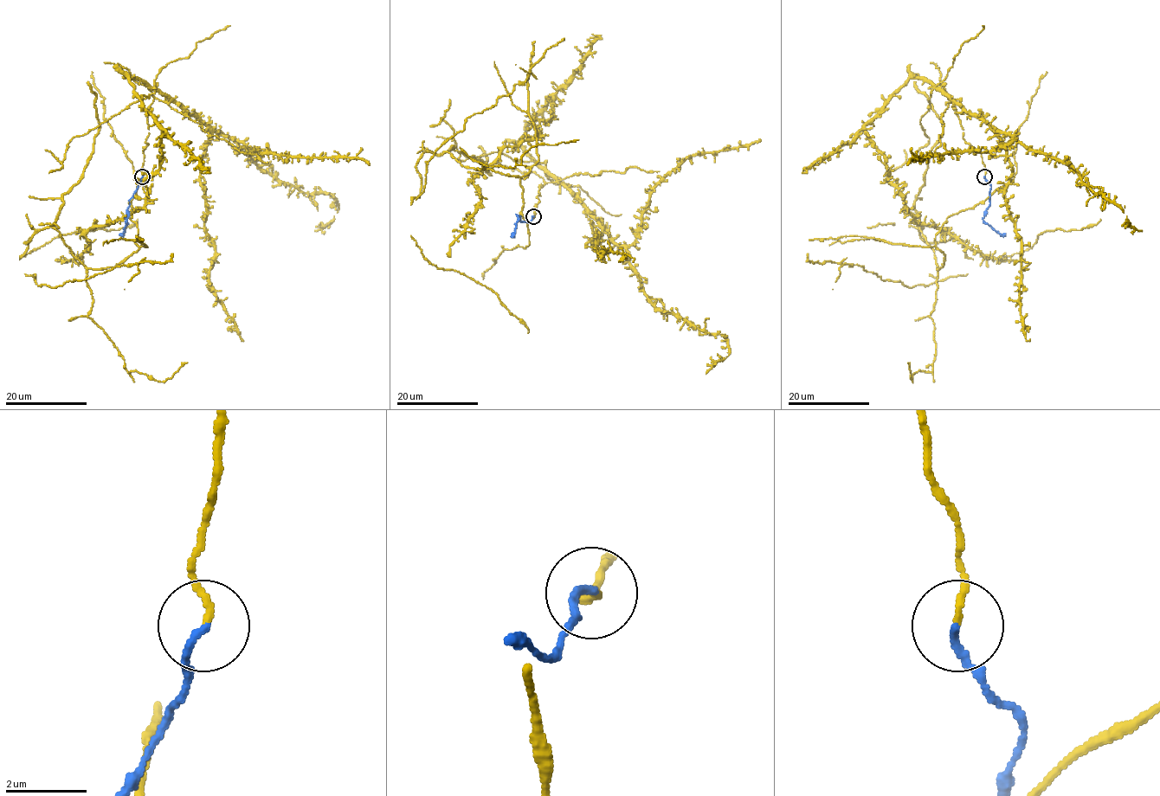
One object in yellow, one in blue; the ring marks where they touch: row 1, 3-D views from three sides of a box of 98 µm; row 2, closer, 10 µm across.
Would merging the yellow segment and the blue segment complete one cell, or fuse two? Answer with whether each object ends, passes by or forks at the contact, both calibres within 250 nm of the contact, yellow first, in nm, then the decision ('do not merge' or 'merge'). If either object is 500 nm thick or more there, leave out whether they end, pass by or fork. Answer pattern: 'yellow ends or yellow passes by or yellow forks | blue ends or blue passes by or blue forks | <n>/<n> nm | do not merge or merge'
yellow ends | blue ends | 140/190 nm | merge

